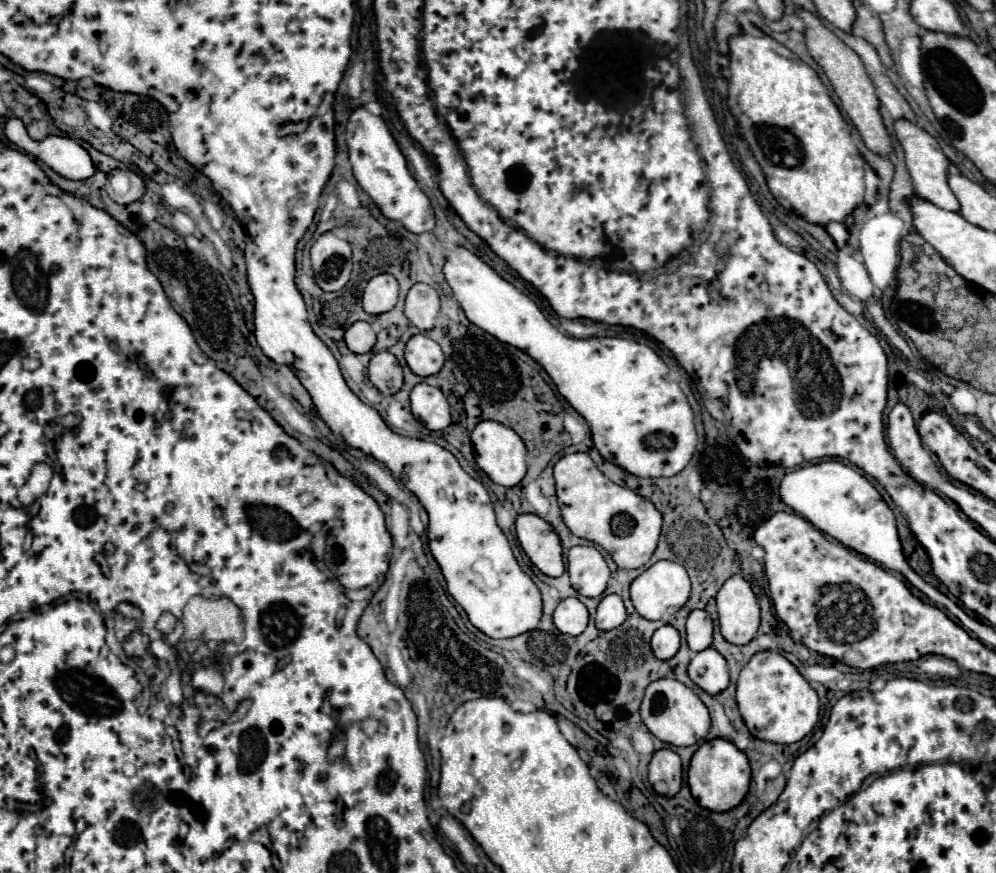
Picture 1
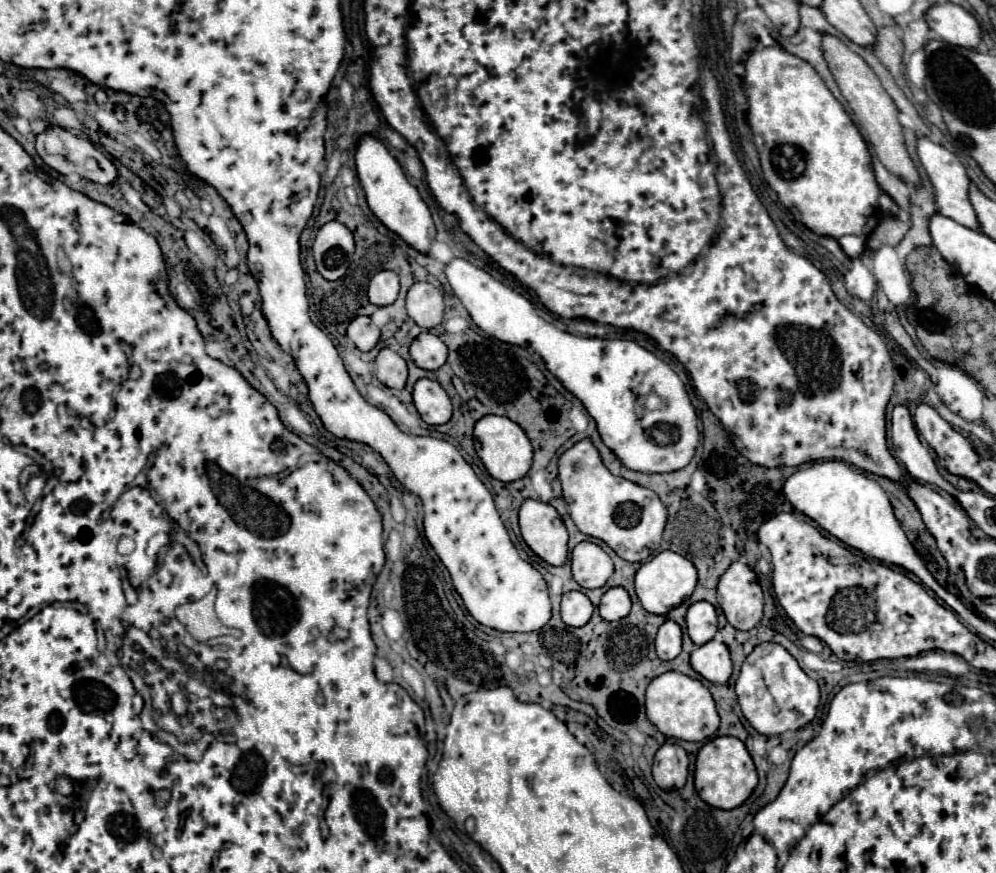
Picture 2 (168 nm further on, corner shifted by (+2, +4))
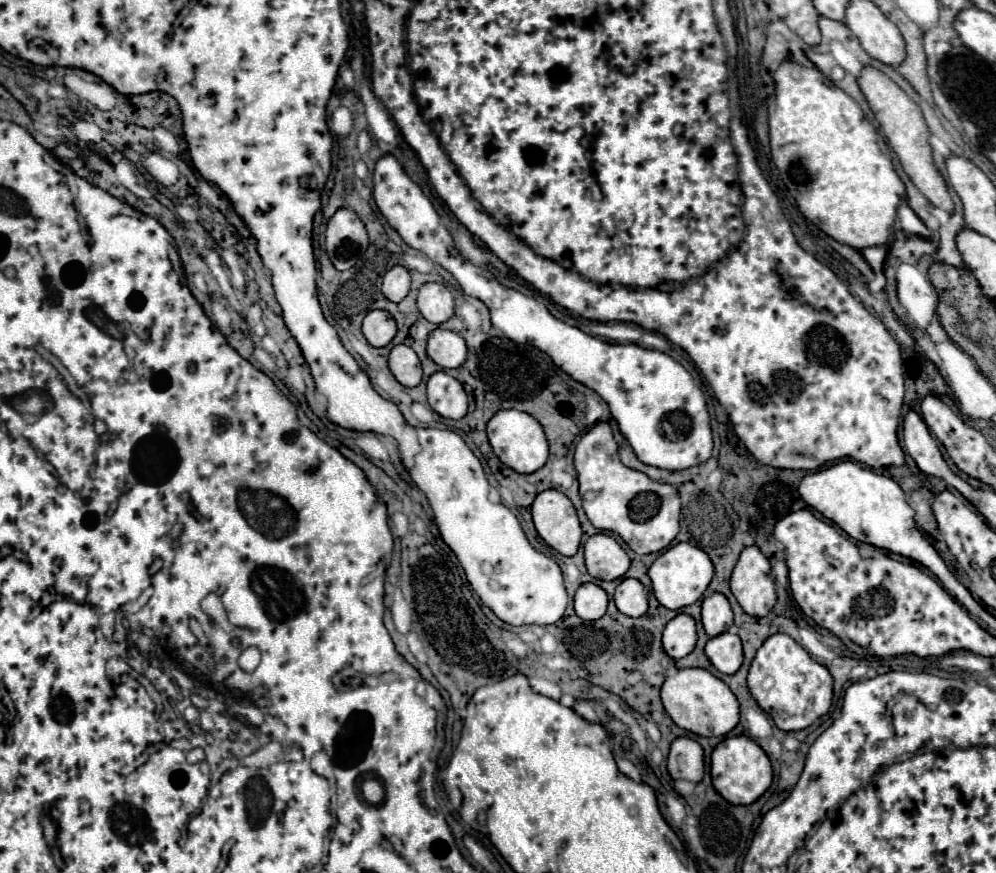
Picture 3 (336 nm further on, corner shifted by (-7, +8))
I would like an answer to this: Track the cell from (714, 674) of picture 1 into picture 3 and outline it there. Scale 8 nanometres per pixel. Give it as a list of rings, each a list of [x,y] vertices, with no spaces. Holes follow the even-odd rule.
[[[731,632],[711,638],[705,646],[705,654],[709,662],[723,674],[735,674],[743,662],[741,640],[737,634]]]

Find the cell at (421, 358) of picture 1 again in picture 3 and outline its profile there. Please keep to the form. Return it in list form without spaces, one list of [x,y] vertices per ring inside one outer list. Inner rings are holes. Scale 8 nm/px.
[[[437,328],[429,336],[427,356],[441,368],[457,368],[465,362],[467,346],[457,332]]]

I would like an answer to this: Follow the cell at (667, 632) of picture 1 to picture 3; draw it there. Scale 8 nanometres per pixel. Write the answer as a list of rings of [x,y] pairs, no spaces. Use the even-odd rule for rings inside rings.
[[[677,614],[663,632],[663,648],[671,658],[685,658],[697,642],[695,620],[687,614]]]

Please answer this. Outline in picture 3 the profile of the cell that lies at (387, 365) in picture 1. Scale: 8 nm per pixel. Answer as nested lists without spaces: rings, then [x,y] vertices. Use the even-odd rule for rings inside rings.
[[[399,344],[389,354],[389,370],[399,384],[411,388],[421,382],[421,362],[413,348]]]

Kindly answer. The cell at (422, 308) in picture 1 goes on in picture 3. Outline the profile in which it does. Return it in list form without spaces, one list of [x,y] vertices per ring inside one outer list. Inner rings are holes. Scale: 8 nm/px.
[[[427,282],[419,288],[417,308],[425,320],[433,324],[443,324],[453,316],[453,296],[441,282]]]

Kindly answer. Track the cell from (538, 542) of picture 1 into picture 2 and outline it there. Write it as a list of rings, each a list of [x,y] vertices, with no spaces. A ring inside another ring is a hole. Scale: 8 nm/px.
[[[526,500],[520,508],[520,532],[524,542],[548,564],[562,566],[568,558],[568,532],[554,506]]]

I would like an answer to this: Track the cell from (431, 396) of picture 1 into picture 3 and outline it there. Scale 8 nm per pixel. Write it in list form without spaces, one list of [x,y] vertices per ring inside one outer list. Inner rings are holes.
[[[435,372],[427,382],[429,406],[443,418],[459,420],[467,414],[467,394],[463,386],[447,376],[445,372]]]

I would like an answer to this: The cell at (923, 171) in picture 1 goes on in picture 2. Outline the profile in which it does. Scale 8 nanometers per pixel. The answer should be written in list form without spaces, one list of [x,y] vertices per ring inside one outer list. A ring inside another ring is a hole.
[[[920,138],[918,140],[918,156],[920,156],[920,162],[934,186],[934,194],[936,194],[936,204],[938,204],[938,212],[942,216],[948,216],[952,218],[954,222],[970,228],[970,230],[976,230],[980,232],[980,222],[976,218],[976,212],[970,204],[970,198],[968,198],[968,190],[970,190],[970,178],[966,174],[966,168],[962,166],[962,162],[946,148],[934,144],[932,140],[928,138]]]

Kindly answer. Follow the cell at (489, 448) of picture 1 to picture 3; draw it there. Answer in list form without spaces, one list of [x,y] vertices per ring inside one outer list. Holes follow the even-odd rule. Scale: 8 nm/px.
[[[499,410],[487,424],[487,436],[489,436],[489,444],[493,452],[497,454],[497,458],[519,474],[531,474],[547,462],[547,456],[549,456],[547,438],[543,434],[541,424],[527,412]]]

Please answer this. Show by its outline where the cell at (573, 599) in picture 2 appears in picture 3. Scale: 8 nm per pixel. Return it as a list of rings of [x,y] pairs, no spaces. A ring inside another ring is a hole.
[[[581,584],[575,592],[575,614],[581,620],[595,620],[601,618],[607,610],[607,594],[597,584]]]

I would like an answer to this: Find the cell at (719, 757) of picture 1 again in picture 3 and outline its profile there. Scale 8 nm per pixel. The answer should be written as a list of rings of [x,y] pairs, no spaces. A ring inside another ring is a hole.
[[[729,736],[711,754],[713,788],[731,804],[753,804],[773,780],[773,768],[763,748],[749,736]]]

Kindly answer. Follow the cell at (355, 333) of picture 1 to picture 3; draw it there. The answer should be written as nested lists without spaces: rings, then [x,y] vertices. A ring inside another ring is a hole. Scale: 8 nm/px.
[[[371,310],[363,318],[363,336],[375,348],[387,346],[397,332],[395,320],[385,310]]]

